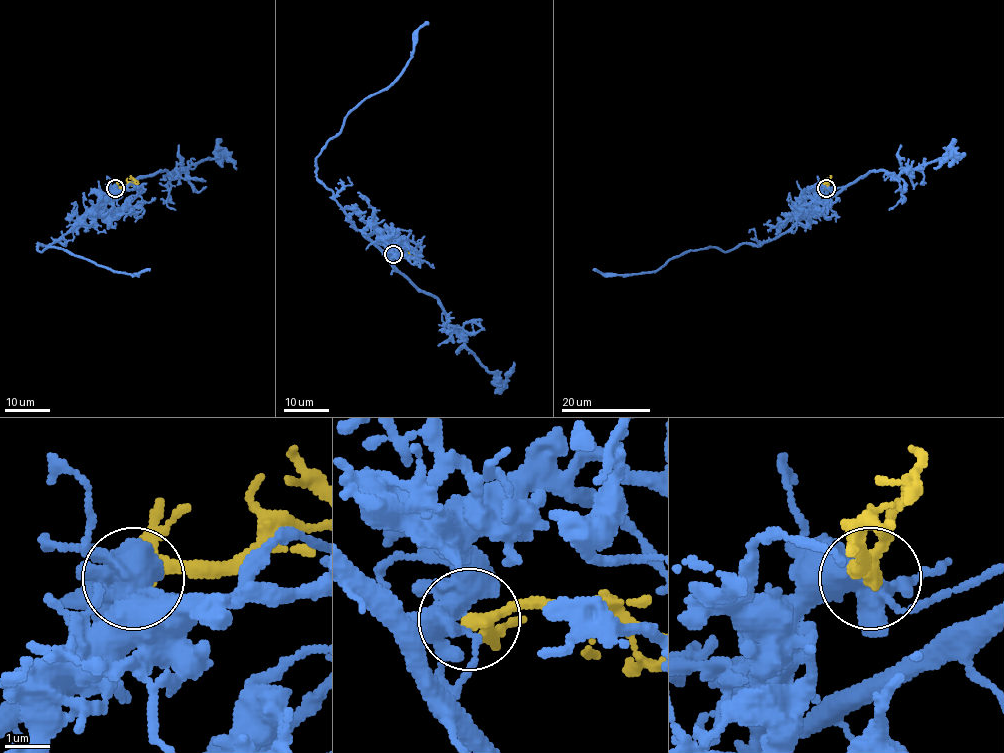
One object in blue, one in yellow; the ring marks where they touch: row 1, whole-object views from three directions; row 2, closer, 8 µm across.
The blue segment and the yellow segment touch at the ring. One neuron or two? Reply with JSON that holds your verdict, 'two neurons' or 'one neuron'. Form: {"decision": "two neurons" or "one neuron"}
{"decision": "one neuron"}

